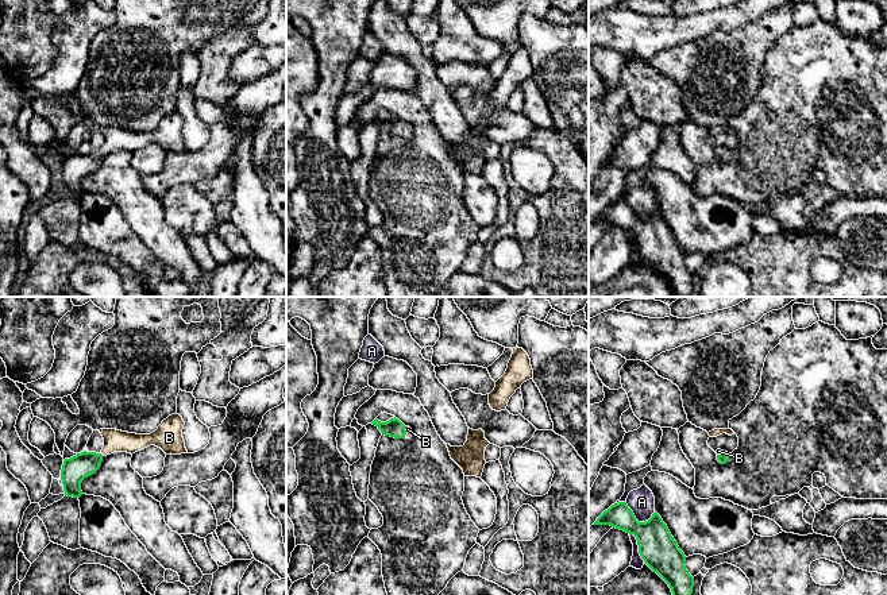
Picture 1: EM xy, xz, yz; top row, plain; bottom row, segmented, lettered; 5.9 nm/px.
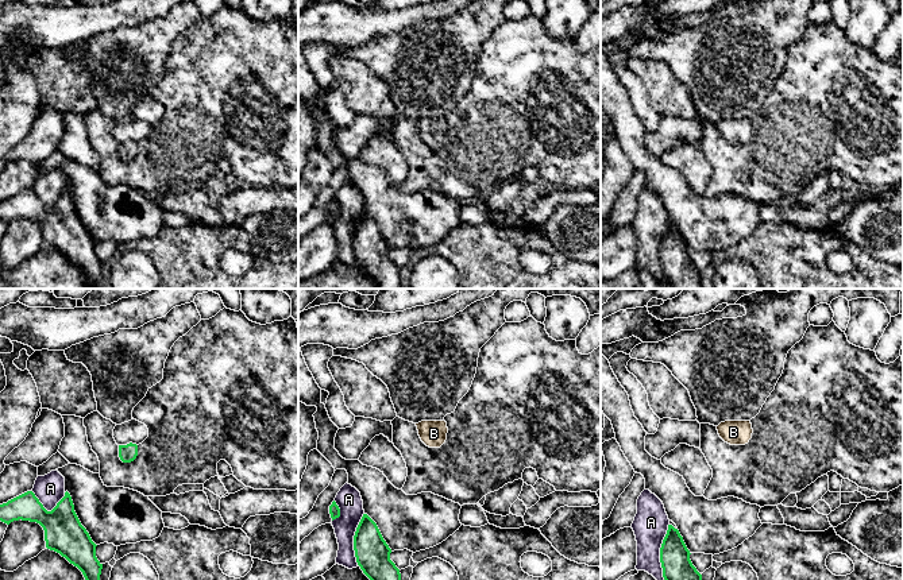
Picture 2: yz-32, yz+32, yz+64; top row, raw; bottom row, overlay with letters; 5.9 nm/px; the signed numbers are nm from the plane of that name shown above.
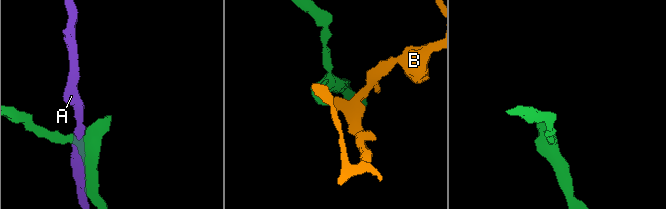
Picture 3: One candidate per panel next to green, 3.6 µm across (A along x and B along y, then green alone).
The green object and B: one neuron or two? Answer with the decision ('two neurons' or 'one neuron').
one neuron

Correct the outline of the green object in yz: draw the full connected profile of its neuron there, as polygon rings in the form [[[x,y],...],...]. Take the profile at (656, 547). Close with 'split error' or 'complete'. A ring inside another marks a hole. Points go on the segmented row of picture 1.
[[[618,502],[605,510],[594,525],[610,525],[633,534],[641,559],[668,584],[672,595],[693,594],[694,577],[686,569],[686,556],[656,511],[648,521],[639,522],[626,502]]]; complete

